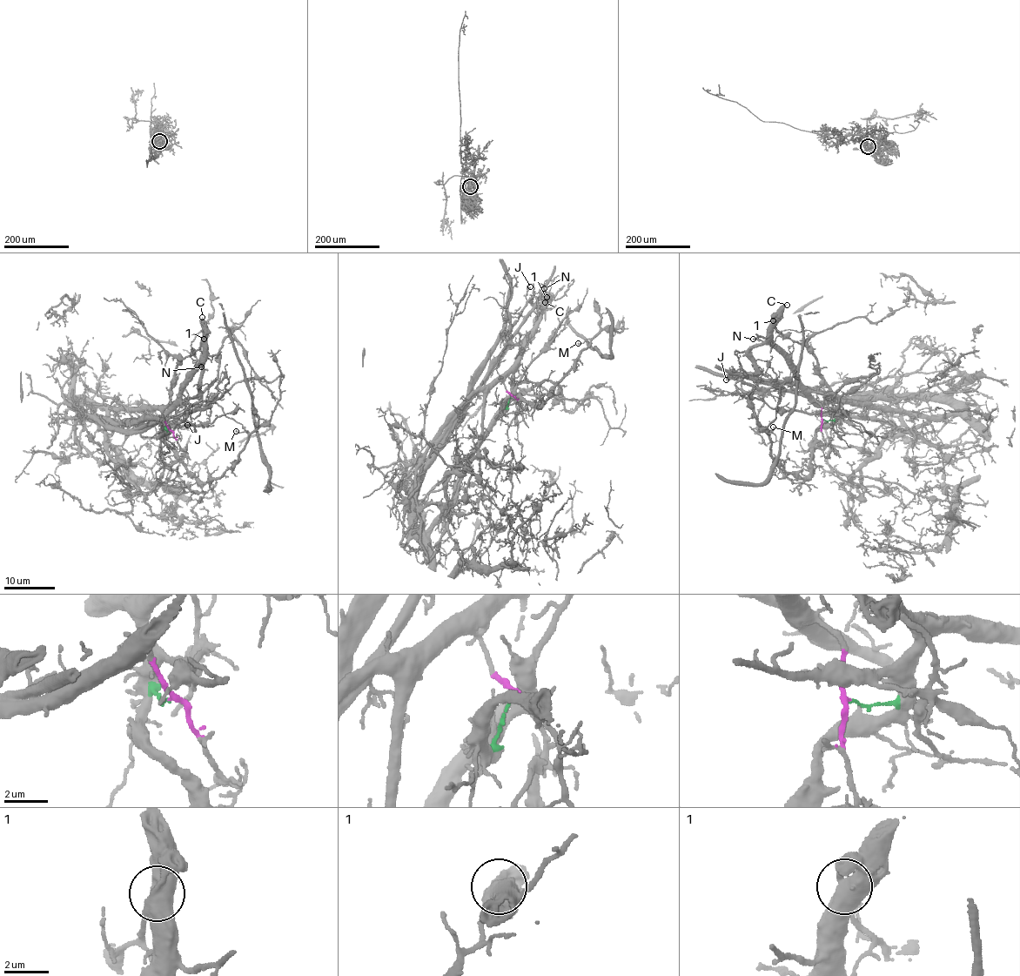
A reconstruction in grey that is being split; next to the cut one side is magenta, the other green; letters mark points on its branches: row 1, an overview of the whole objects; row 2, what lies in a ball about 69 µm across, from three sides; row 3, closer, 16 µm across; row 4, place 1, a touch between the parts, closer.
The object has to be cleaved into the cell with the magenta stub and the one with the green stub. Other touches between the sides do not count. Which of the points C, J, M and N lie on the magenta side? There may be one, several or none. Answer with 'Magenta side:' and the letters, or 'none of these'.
Magenta side: C, J, N

